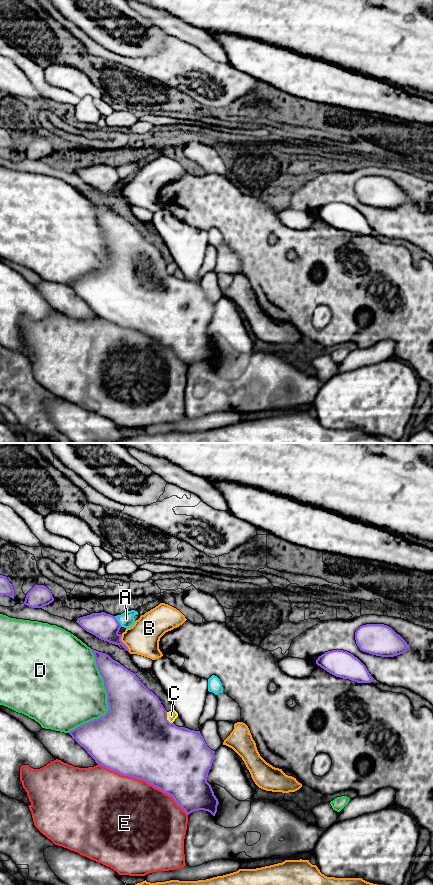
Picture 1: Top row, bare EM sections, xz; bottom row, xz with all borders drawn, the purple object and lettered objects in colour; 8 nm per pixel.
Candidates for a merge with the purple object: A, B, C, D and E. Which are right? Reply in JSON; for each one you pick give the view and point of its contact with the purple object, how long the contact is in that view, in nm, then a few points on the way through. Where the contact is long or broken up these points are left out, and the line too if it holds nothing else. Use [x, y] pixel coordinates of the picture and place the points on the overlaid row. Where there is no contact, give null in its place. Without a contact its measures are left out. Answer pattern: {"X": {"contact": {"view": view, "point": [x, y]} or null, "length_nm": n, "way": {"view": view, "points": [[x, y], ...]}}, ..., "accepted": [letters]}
{"accepted": []}

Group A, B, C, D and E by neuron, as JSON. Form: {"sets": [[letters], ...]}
{"sets": [["A", "C", "D"], ["B"], ["E"]]}

